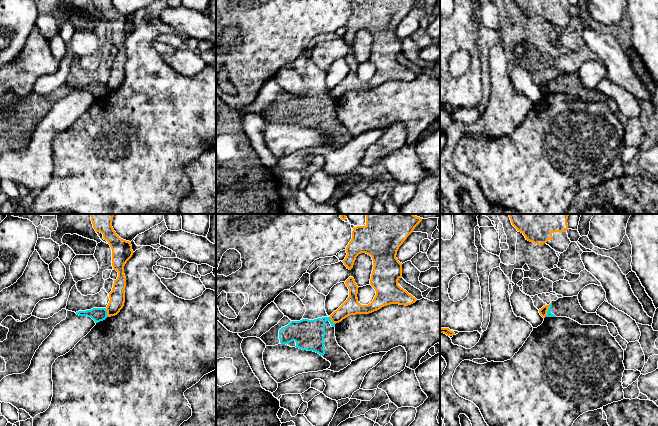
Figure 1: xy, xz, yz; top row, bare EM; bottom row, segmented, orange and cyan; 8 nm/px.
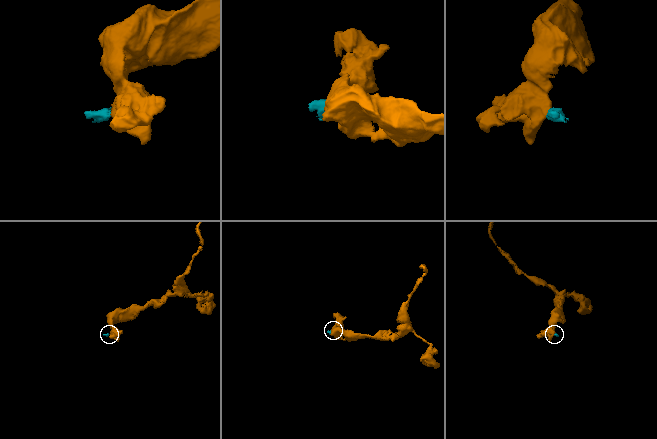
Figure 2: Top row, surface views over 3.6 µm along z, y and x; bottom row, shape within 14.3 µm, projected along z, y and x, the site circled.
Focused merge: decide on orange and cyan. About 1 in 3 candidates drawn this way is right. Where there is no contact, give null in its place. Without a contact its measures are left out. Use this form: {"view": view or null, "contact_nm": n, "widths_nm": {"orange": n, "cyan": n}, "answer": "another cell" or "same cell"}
{"view": "xy", "contact_nm": 80, "widths_nm": {"orange": 130, "cyan": 110}, "answer": "another cell"}

